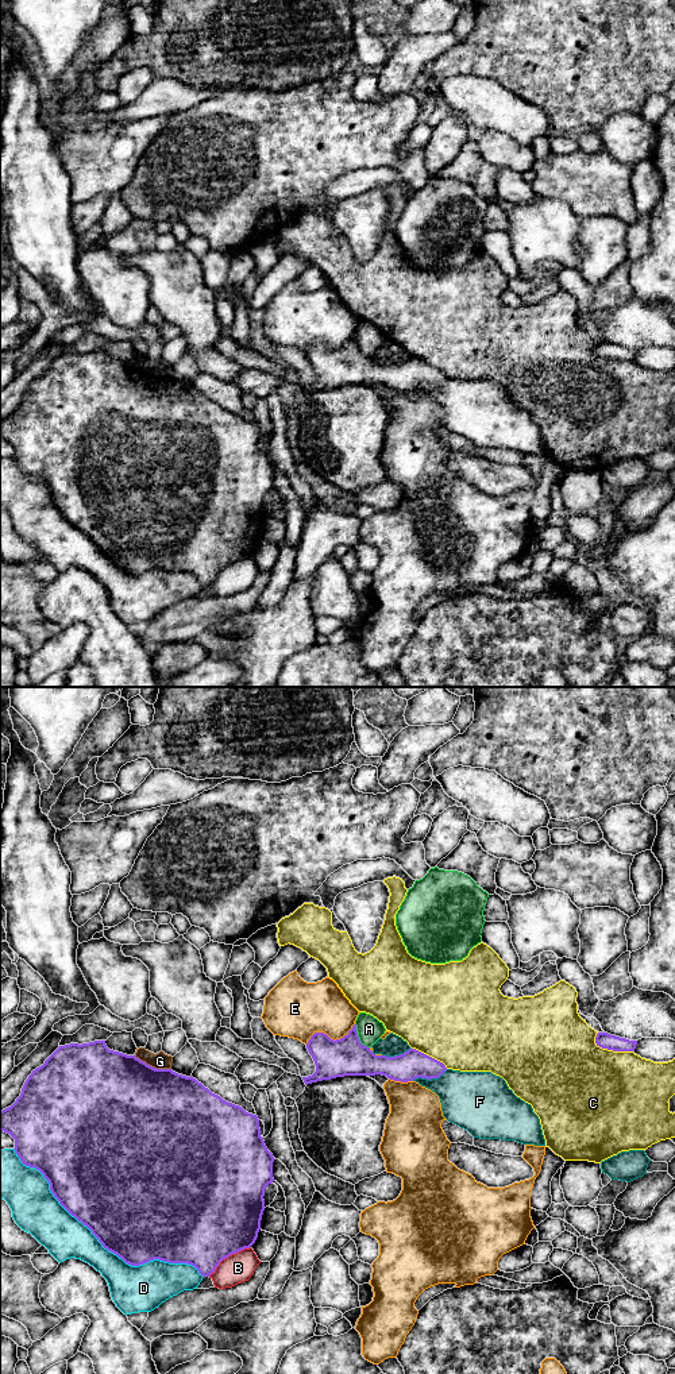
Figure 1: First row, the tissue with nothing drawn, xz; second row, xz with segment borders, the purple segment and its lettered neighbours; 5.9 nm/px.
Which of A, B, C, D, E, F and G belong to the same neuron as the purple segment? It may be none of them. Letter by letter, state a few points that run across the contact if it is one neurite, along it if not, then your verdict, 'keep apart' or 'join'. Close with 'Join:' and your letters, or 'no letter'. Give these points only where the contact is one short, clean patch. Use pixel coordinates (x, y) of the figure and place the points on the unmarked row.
A: line xz (355, 332), (358, 348), (369, 356); keep apart
B: keep apart
C: keep apart
D: keep apart
E: keep apart
F: keep apart
G: keep apart
Join: no letter

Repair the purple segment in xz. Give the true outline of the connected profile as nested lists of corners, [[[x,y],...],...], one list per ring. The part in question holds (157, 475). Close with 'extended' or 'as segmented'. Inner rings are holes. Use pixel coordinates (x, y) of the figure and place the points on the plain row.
[[[105,350],[59,355],[42,375],[32,379],[16,410],[0,420],[0,440],[9,443],[15,448],[14,459],[22,472],[35,476],[43,483],[59,513],[86,534],[104,557],[116,563],[131,575],[159,568],[169,572],[192,574],[202,586],[209,586],[223,568],[250,557],[258,547],[265,520],[265,498],[274,490],[274,466],[261,445],[259,428],[256,424],[246,421],[242,416],[212,402],[192,385],[186,386],[171,378],[155,378],[135,364],[109,359]]] | as segmented

